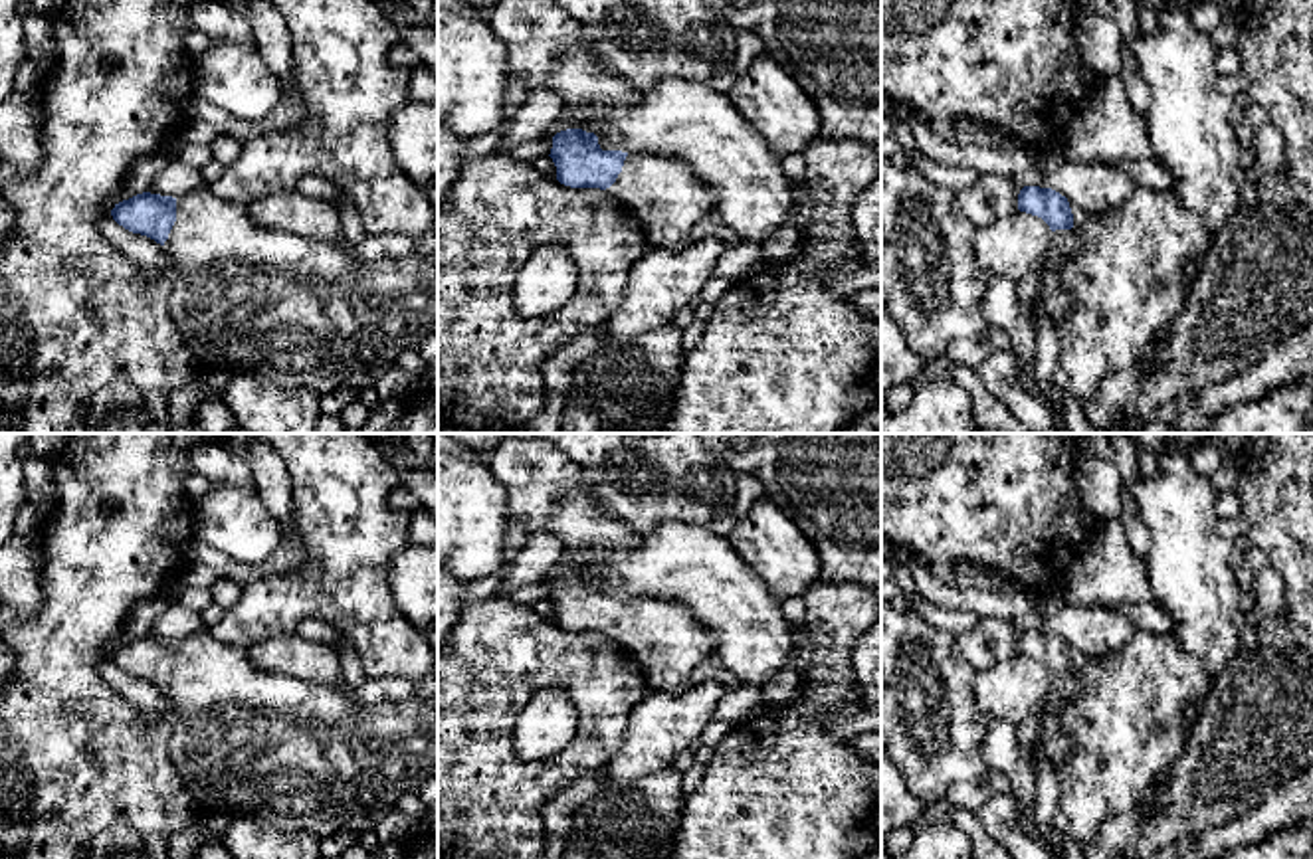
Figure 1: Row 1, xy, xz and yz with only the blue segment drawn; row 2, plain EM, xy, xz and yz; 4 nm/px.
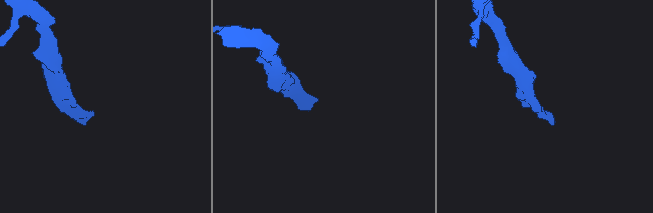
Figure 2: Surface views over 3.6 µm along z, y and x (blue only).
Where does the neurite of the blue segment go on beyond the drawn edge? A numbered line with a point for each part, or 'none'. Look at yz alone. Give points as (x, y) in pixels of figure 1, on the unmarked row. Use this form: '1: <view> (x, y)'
1: yz (1068, 687)

